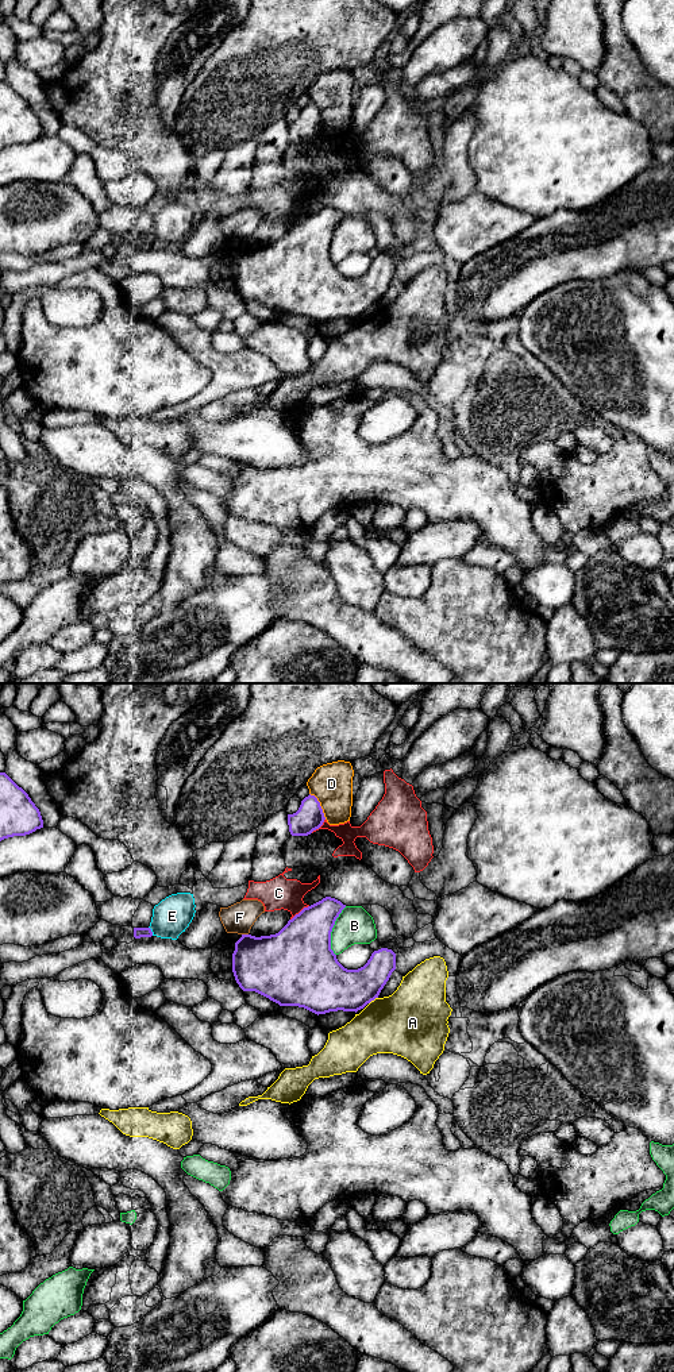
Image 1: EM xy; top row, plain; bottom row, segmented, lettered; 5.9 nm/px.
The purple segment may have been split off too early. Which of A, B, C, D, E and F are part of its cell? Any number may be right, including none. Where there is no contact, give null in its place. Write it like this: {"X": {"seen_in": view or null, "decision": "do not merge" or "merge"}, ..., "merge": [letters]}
{"A": {"seen_in": "xy", "decision": "do not merge"}, "B": {"seen_in": "xy", "decision": "do not merge"}, "C": {"seen_in": "xy", "decision": "do not merge"}, "D": {"seen_in": "xy", "decision": "do not merge"}, "E": {"seen_in": "xy", "decision": "do not merge"}, "F": {"seen_in": "xy", "decision": "do not merge"}, "merge": []}

